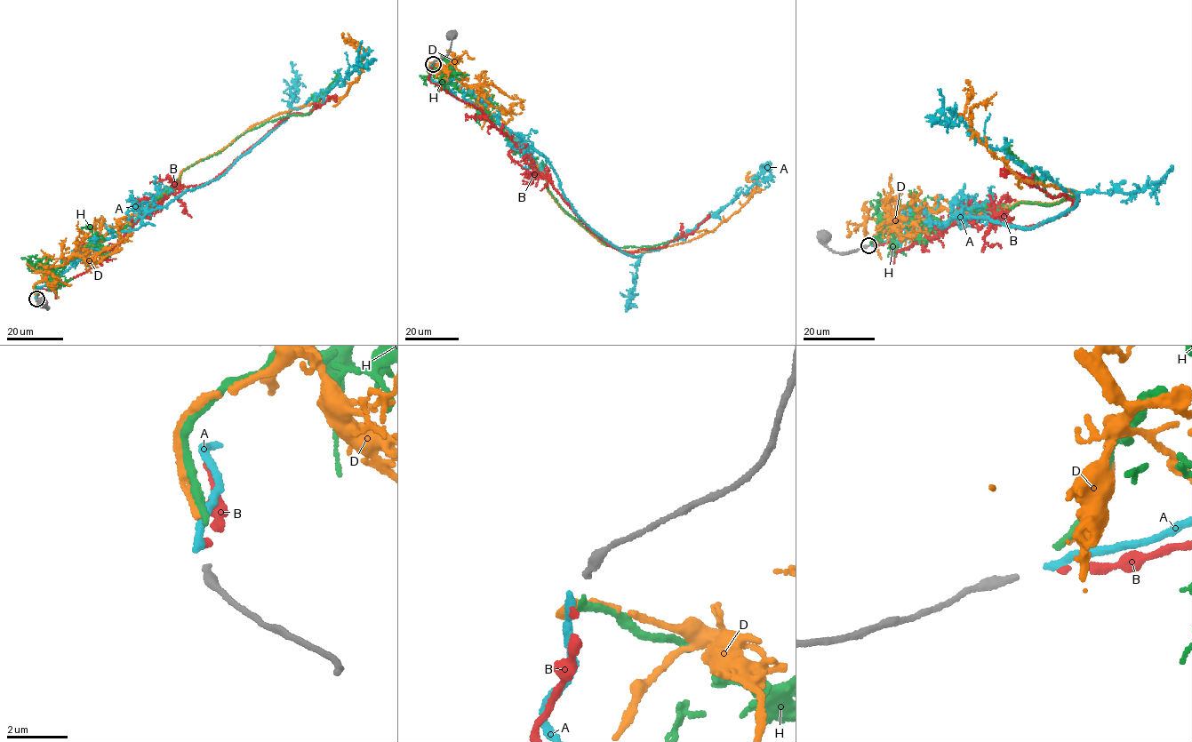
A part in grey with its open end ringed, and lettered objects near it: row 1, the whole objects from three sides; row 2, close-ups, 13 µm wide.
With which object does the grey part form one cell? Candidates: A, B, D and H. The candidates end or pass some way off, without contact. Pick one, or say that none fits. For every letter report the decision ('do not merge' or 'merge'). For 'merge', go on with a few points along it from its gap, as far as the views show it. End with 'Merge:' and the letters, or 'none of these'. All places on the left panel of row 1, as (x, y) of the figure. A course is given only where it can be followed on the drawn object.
A: do not merge
B: merge | via (36, 297), (84, 272), (180, 186), (208, 182), (289, 115), (336, 102)
D: do not merge
H: do not merge
Merge: B

